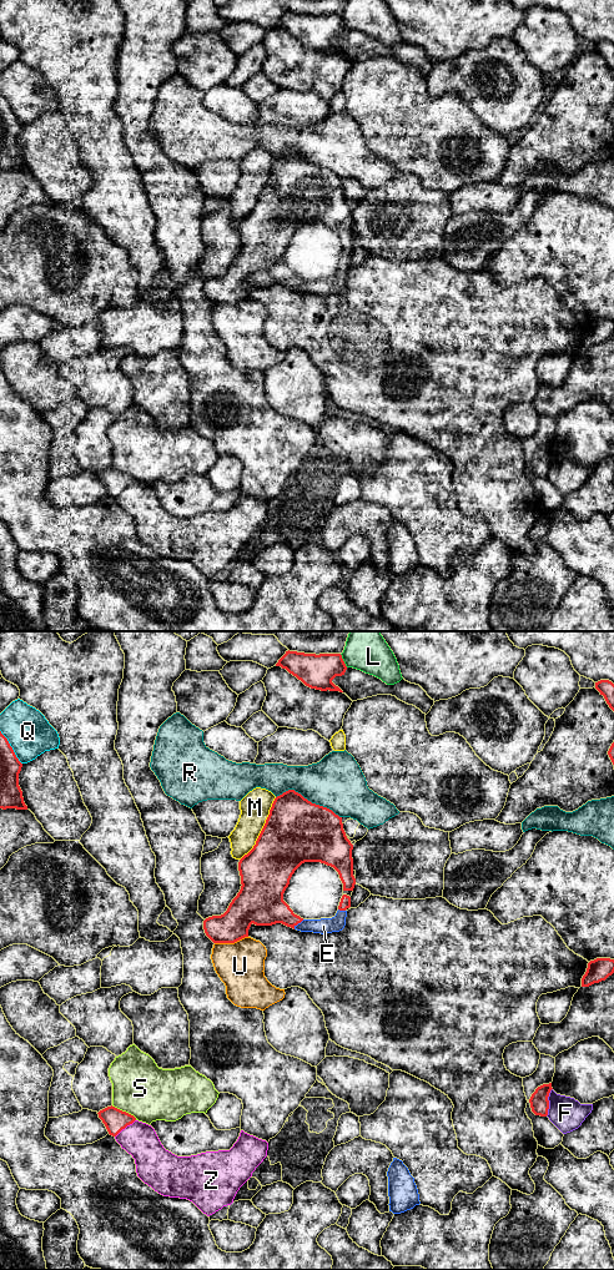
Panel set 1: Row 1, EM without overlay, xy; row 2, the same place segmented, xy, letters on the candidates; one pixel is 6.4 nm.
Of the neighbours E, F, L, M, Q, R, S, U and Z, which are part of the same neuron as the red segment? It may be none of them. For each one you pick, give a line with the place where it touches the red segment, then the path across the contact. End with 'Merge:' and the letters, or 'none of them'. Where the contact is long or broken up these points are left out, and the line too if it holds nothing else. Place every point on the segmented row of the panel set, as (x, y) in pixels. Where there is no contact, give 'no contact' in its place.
E: xy (298, 922)
Merge: E

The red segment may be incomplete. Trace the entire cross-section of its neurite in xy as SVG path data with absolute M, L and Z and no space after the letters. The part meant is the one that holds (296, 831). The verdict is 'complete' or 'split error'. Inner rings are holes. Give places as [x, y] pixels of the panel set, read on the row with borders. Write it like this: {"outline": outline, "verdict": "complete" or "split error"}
{"outline": "M295 790L283 792L275 798L256 845L238 862L242 885L240 892L223 914L203 921L206 936L213 943L235 943L248 937L252 923L256 926L282 923L301 932L321 934L342 931L346 926L346 909L351 907L349 896L342 896L334 917L303 919L283 901L283 893L295 871L305 862L321 862L333 867L343 883L343 891L353 891L356 878L352 850L353 845L346 836L342 817L327 807L312 803Z", "verdict": "split error"}

